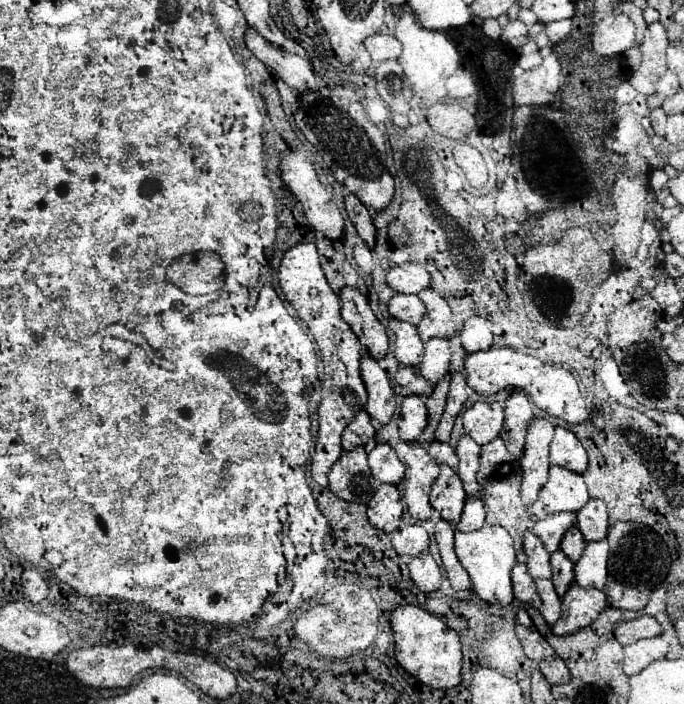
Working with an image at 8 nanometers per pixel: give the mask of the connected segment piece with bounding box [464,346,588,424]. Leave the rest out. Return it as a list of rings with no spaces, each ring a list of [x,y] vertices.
[[[492,346],[484,352],[466,354],[464,370],[466,370],[466,382],[476,394],[490,396],[490,394],[502,390],[506,384],[512,384],[516,388],[526,390],[530,394],[532,402],[550,416],[558,416],[558,418],[562,418],[566,422],[572,422],[572,424],[584,422],[588,418],[586,400],[582,398],[574,376],[564,366],[544,364],[530,354],[524,354],[522,350],[514,350],[514,348],[508,348],[508,346],[504,346],[504,348]]]

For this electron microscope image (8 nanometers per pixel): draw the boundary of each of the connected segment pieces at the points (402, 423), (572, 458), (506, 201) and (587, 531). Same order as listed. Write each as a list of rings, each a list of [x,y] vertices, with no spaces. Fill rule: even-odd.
[[[410,394],[402,400],[400,404],[400,414],[398,414],[398,430],[400,430],[400,440],[416,440],[420,432],[426,426],[426,408],[420,396]]]
[[[564,426],[554,428],[554,438],[550,444],[550,464],[558,464],[580,474],[586,470],[586,452],[578,438]]]
[[[508,174],[506,180],[502,182],[502,186],[498,188],[496,212],[498,212],[504,220],[522,222],[524,218],[528,218],[528,210],[526,210],[524,202],[520,200],[520,194],[518,194],[518,190],[516,190],[516,178],[514,178],[512,174]]]
[[[590,498],[578,512],[576,512],[576,526],[584,540],[600,540],[606,536],[608,516],[606,504],[598,498]]]

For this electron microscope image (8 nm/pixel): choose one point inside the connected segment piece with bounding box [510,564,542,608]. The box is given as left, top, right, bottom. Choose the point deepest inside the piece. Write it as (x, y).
(523, 588)

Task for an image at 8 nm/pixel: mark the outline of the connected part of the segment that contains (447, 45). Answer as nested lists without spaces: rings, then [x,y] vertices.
[[[400,14],[396,18],[394,38],[402,44],[402,54],[390,60],[396,60],[402,66],[404,76],[408,78],[414,96],[420,100],[444,102],[446,100],[446,80],[458,68],[458,54],[456,54],[454,44],[442,32],[422,28],[412,14]]]

